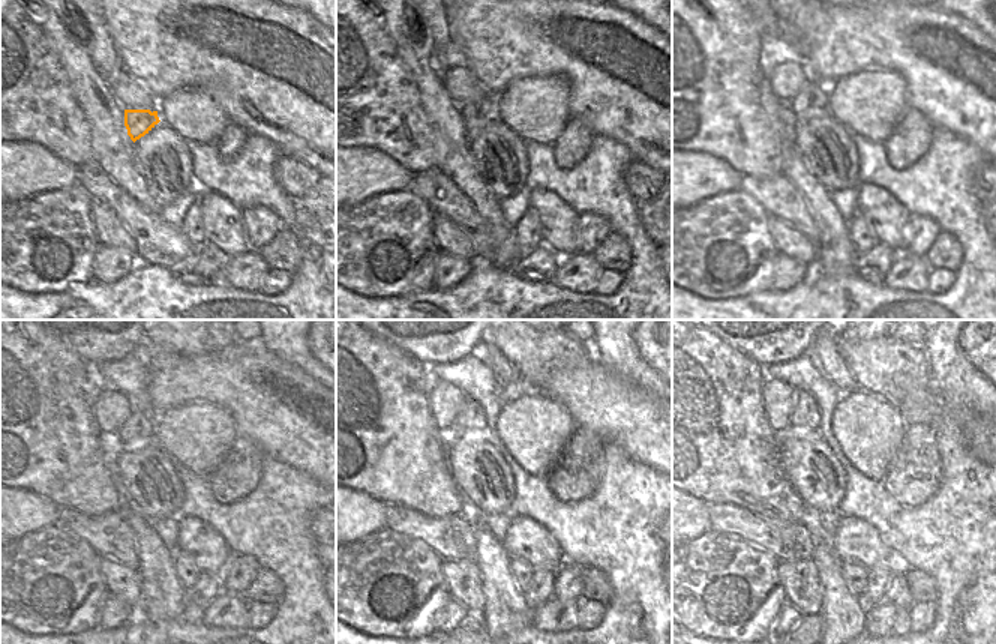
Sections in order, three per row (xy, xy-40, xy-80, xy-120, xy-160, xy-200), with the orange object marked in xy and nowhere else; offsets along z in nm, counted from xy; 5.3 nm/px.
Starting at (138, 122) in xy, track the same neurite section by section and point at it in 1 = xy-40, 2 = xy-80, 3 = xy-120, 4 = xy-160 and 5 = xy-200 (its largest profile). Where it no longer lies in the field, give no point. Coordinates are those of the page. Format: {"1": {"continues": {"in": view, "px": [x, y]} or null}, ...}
{"1": {"continues": {"in": "xy-40", "px": [474, 116]}}, "2": {"continues": {"in": "xy-80", "px": [812, 101]}}, "3": {"continues": {"in": "xy-120", "px": [137, 433]}}, "4": {"continues": {"in": "xy-160", "px": [471, 418]}}, "5": {"continues": {"in": "xy-200", "px": [806, 415]}}}

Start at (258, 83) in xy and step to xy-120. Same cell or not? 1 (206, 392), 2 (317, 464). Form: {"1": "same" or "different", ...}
{"1": "same", "2": "same"}

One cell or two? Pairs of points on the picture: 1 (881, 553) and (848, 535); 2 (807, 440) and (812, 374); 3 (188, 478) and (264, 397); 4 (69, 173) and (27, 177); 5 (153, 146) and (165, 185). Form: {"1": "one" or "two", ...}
{"1": "one", "2": "two", "3": "two", "4": "one", "5": "one"}

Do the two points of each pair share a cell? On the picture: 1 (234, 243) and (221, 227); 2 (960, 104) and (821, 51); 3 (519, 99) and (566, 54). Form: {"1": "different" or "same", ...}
{"1": "same", "2": "same", "3": "different"}

